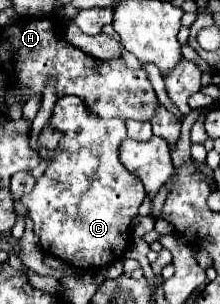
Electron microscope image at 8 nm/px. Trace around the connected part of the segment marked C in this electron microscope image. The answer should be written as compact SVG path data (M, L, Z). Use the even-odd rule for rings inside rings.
M65 96L57 100L49 124L63 132L63 138L59 140L57 150L39 148L39 156L47 158L49 166L37 180L37 186L25 194L21 202L29 208L33 232L39 236L41 248L47 252L47 256L55 256L67 264L73 264L75 268L105 268L125 256L125 250L131 244L131 218L137 216L137 210L145 200L145 188L139 178L125 170L125 166L119 162L119 146L123 138L127 138L125 122L119 118L103 120L91 114L79 98Z

